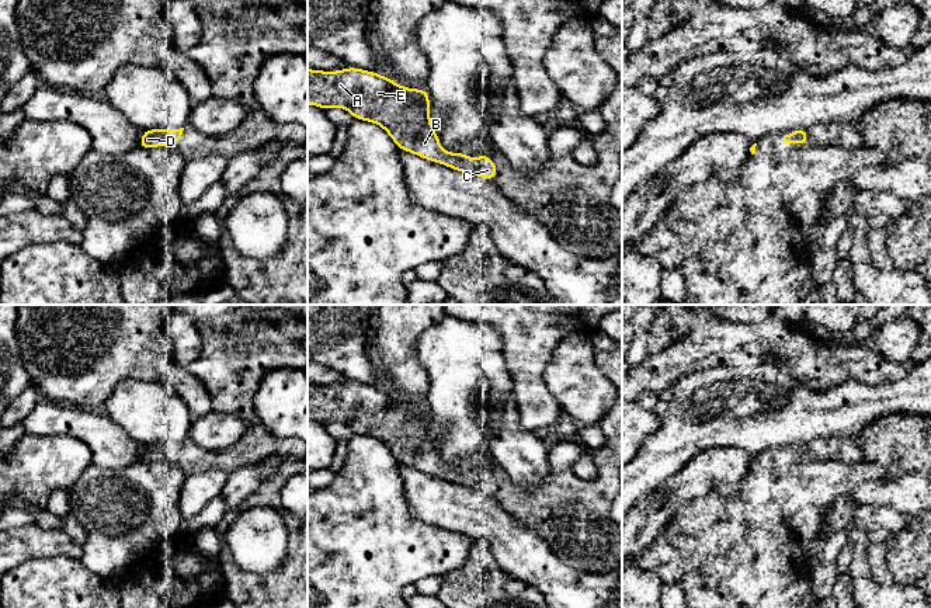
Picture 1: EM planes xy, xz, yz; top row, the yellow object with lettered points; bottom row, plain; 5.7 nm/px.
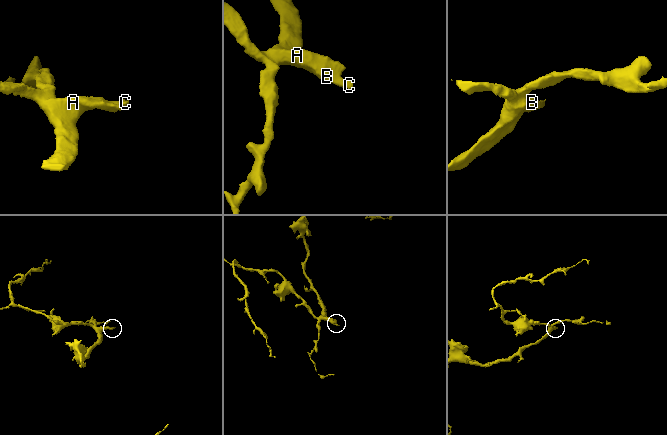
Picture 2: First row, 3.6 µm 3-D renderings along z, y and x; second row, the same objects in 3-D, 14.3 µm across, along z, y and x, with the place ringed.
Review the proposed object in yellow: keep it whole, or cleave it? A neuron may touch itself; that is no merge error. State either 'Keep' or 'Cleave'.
Keep

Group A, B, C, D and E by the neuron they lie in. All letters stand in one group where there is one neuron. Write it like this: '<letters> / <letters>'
A B C D E

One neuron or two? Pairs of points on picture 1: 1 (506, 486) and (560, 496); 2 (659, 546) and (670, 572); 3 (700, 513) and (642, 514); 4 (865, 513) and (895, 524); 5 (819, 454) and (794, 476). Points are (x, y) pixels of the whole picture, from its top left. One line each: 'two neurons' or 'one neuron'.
1: one neuron
2: one neuron
3: two neurons
4: one neuron
5: two neurons

